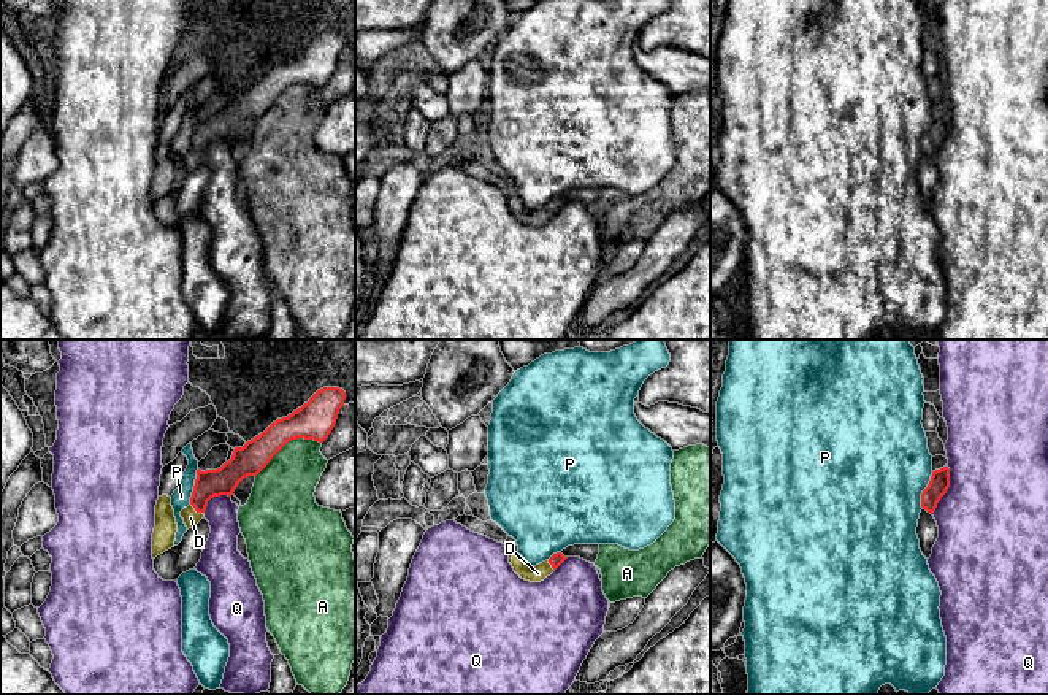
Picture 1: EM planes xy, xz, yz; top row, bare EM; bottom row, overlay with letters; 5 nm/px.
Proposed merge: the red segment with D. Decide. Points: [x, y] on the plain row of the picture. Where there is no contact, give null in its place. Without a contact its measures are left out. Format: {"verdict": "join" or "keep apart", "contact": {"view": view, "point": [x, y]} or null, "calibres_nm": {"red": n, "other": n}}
{"verdict": "join", "contact": {"view": "xy", "point": [195, 154]}, "calibres_nm": {"red": 140, "other": 80}}

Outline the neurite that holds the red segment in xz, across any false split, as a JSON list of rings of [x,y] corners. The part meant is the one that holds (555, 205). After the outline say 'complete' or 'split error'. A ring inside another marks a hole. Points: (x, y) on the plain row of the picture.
[[[509,197],[509,208],[514,216],[525,225],[541,227],[550,221],[568,202],[561,197],[553,198],[549,205],[531,211],[528,209],[518,197]]] | split error

